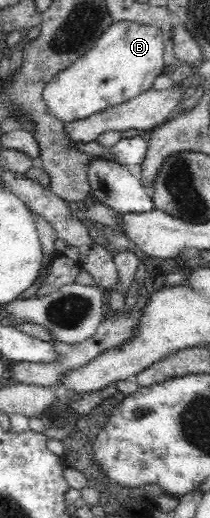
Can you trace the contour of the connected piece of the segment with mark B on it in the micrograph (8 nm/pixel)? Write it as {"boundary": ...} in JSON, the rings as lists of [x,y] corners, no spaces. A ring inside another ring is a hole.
{"boundary":[[[114,21],[91,50],[82,54],[69,68],[57,73],[51,82],[47,83],[42,95],[49,112],[64,123],[75,122],[109,107],[122,105],[144,93],[147,88],[153,88],[153,80],[166,68],[163,66],[163,36],[162,30],[153,25]]]}

